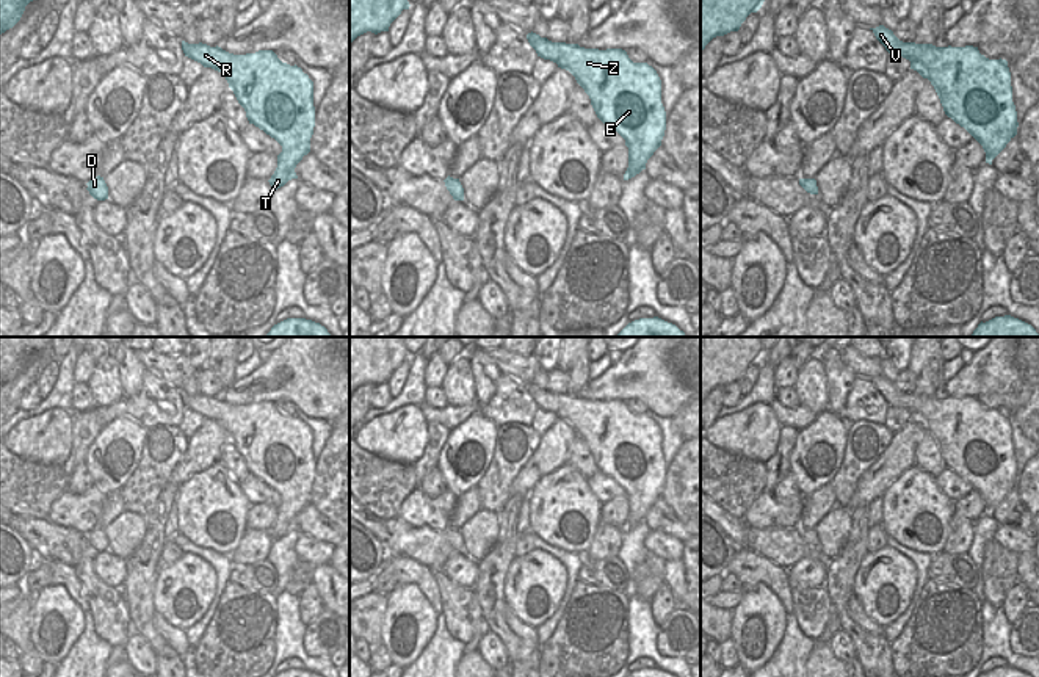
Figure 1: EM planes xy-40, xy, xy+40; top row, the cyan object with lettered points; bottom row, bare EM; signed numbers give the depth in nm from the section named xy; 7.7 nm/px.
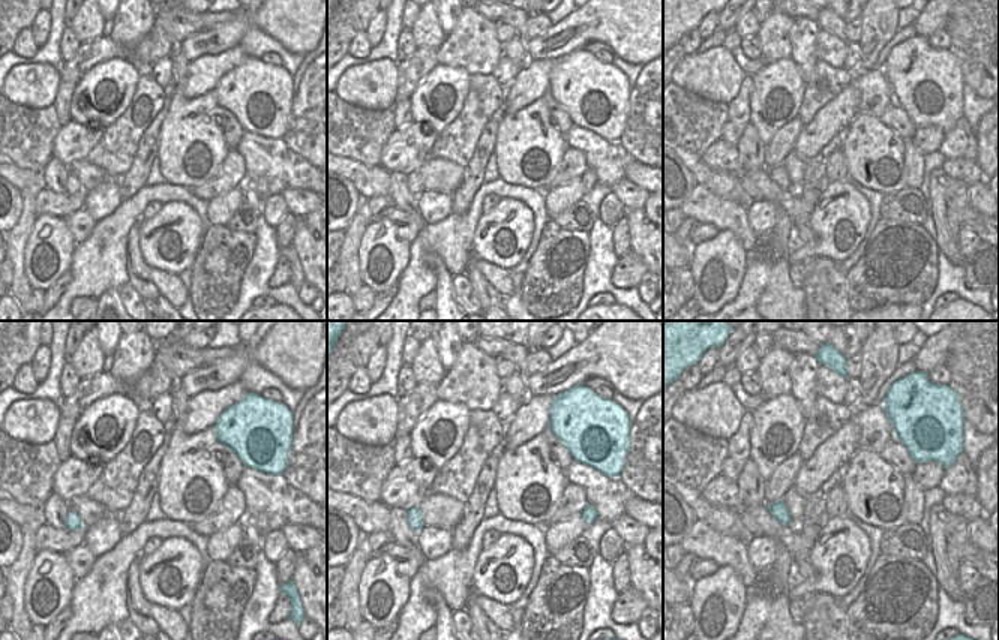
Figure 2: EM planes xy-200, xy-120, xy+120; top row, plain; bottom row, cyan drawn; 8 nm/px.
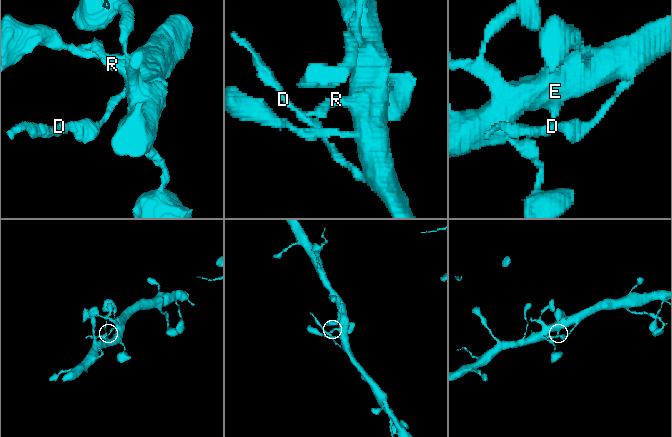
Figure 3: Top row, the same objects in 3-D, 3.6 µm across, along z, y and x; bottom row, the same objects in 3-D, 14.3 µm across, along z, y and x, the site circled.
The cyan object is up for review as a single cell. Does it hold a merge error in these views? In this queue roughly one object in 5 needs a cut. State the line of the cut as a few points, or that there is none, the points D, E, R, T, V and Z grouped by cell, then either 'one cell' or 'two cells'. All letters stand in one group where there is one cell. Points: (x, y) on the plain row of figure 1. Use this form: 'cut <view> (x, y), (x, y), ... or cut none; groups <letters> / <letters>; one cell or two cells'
cut none; groups D E R T V Z; one cell

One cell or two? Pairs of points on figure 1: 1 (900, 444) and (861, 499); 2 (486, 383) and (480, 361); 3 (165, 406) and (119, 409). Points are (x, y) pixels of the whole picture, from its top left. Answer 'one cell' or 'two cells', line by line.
1: one cell
2: one cell
3: one cell

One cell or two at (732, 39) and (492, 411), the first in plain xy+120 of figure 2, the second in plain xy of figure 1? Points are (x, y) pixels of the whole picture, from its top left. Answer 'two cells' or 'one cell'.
one cell

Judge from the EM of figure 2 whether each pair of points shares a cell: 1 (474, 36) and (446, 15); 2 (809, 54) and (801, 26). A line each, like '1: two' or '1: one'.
1: two
2: one

